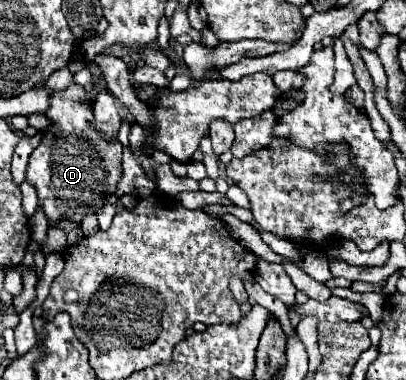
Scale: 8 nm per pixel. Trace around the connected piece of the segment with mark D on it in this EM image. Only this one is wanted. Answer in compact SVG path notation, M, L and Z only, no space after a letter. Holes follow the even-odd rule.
M71 85L65 91L57 91L51 97L51 107L47 117L53 119L41 143L35 147L27 167L27 181L37 189L39 203L51 225L61 219L81 221L89 211L95 213L103 207L105 199L115 199L113 193L121 179L121 155L123 147L119 141L105 141L99 131L95 131L89 121L93 119L93 109L81 103L85 89L81 85ZM83 201L91 201L91 207Z

